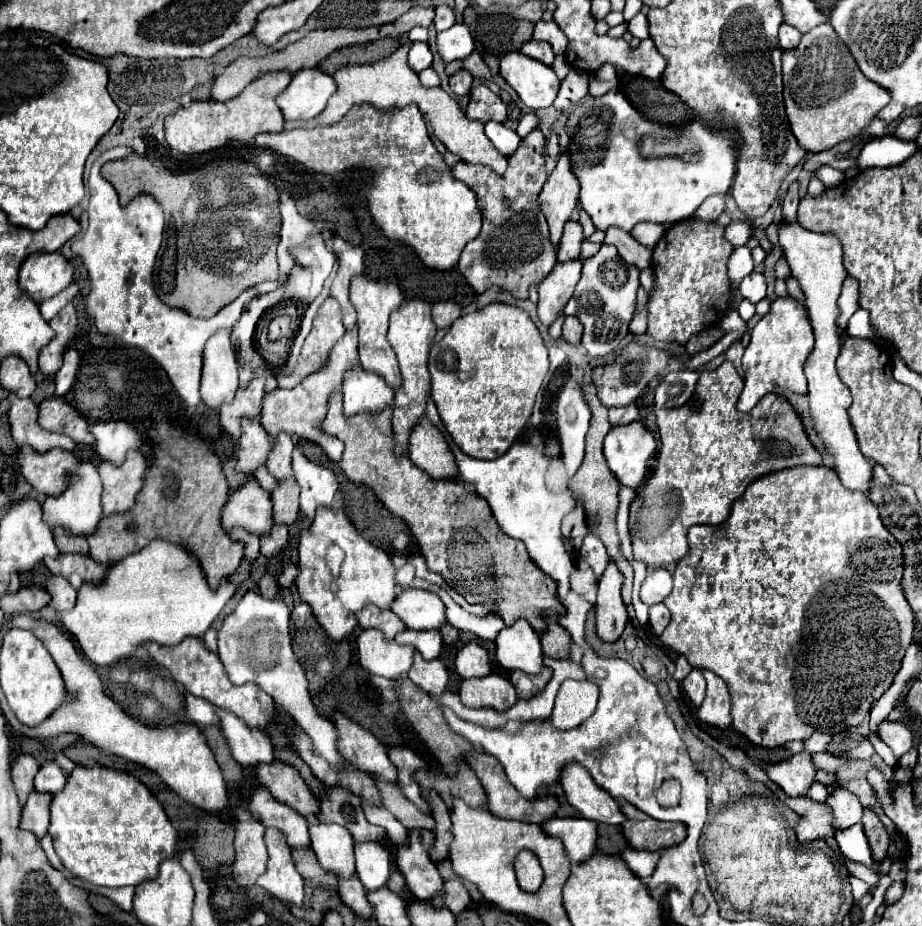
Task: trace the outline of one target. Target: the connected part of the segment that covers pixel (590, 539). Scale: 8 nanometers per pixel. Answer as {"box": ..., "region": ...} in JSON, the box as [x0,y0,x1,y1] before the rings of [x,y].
{"box":[580,525,610,577],"region":[[[588,525],[588,533],[584,535],[584,541],[580,547],[580,557],[584,563],[588,563],[594,569],[596,577],[600,577],[604,573],[604,569],[610,561],[600,537],[594,533],[594,525]]]}

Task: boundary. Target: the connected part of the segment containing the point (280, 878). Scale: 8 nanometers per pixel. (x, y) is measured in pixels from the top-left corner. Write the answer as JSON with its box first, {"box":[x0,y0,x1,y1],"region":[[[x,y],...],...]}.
{"box":[258,829,304,905],"region":[[[268,829],[264,835],[268,847],[268,871],[258,879],[258,885],[284,905],[304,903],[304,881],[294,867],[290,847],[278,829]]]}

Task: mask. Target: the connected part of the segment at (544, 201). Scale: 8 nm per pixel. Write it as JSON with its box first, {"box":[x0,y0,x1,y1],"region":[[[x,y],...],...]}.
{"box":[538,151,580,245],"region":[[[564,151],[558,159],[556,169],[548,177],[542,193],[538,195],[540,209],[550,227],[550,239],[558,245],[562,237],[562,227],[570,219],[570,213],[578,207],[578,191],[580,181],[576,179],[570,163],[568,151]]]}

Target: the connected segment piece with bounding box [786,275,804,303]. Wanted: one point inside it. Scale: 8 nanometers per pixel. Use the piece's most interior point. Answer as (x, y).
(794, 289)

